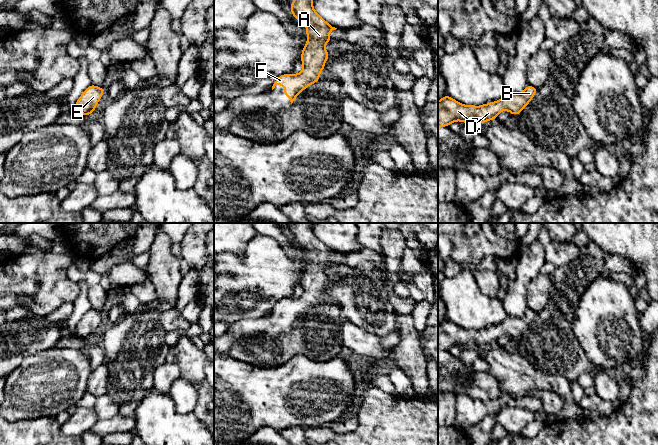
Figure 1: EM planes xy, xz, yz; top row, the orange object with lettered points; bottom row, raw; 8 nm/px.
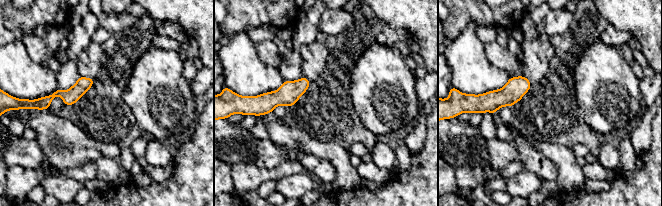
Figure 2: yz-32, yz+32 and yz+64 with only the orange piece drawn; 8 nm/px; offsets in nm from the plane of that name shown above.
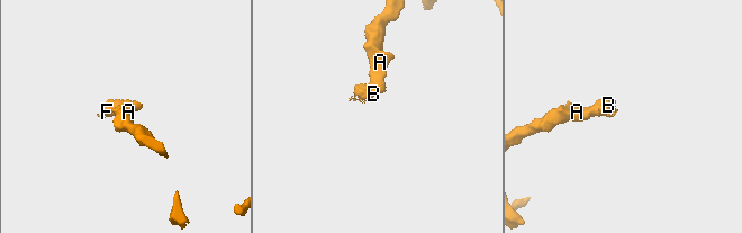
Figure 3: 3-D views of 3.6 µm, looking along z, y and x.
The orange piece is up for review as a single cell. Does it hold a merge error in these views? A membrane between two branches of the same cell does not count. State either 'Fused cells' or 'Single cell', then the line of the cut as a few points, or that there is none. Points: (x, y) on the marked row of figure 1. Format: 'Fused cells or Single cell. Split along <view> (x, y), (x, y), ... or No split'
Single cell. No split

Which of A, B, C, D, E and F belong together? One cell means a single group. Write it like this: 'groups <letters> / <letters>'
groups A B C D E F

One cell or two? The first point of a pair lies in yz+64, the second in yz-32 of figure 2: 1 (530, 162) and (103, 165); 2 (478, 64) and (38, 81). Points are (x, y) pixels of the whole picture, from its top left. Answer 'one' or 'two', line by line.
1: one
2: one

